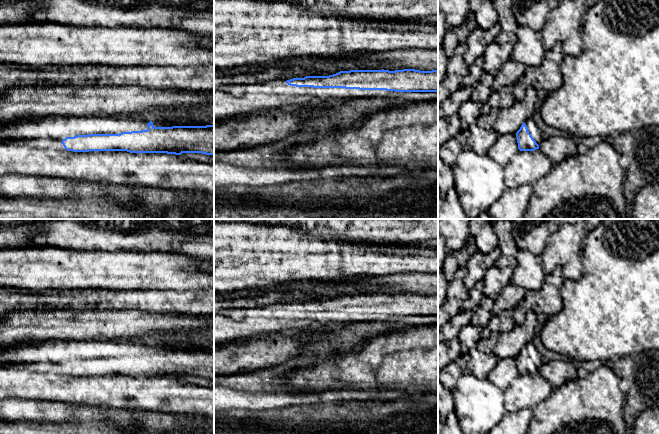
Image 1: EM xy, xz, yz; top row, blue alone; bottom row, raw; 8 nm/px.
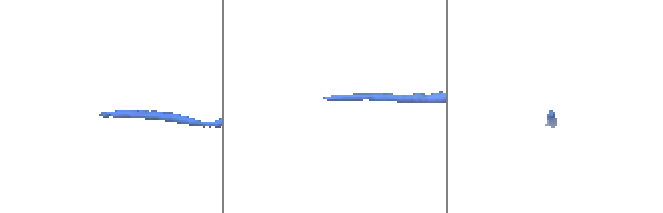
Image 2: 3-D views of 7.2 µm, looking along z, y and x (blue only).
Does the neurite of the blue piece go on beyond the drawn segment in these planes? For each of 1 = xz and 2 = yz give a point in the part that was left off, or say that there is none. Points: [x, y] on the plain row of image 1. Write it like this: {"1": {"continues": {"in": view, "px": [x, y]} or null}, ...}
{"1": {"continues": {"in": "xz", "px": [263, 320]}}, "2": {"continues": {"in": "yz", "px": [534, 354]}}}

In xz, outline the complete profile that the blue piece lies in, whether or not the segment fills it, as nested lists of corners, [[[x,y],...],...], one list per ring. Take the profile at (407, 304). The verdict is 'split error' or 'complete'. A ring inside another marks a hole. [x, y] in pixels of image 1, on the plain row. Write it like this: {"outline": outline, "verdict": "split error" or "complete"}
{"outline": [[[350,294],[329,300],[306,300],[293,302],[278,309],[257,306],[253,313],[243,319],[234,320],[223,315],[214,315],[214,345],[237,338],[248,338],[257,334],[292,332],[327,325],[358,321],[374,321],[375,314],[395,316],[438,316],[438,294]]], "verdict": "split error"}

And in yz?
{"outline": [[[529,342],[521,349],[516,357],[516,361],[520,375],[534,375],[539,373],[539,369],[542,367],[545,360],[534,344]]], "verdict": "split error"}

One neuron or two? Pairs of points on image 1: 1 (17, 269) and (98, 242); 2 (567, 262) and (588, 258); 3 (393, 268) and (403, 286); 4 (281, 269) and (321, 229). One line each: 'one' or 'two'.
1: two
2: two
3: two
4: two

